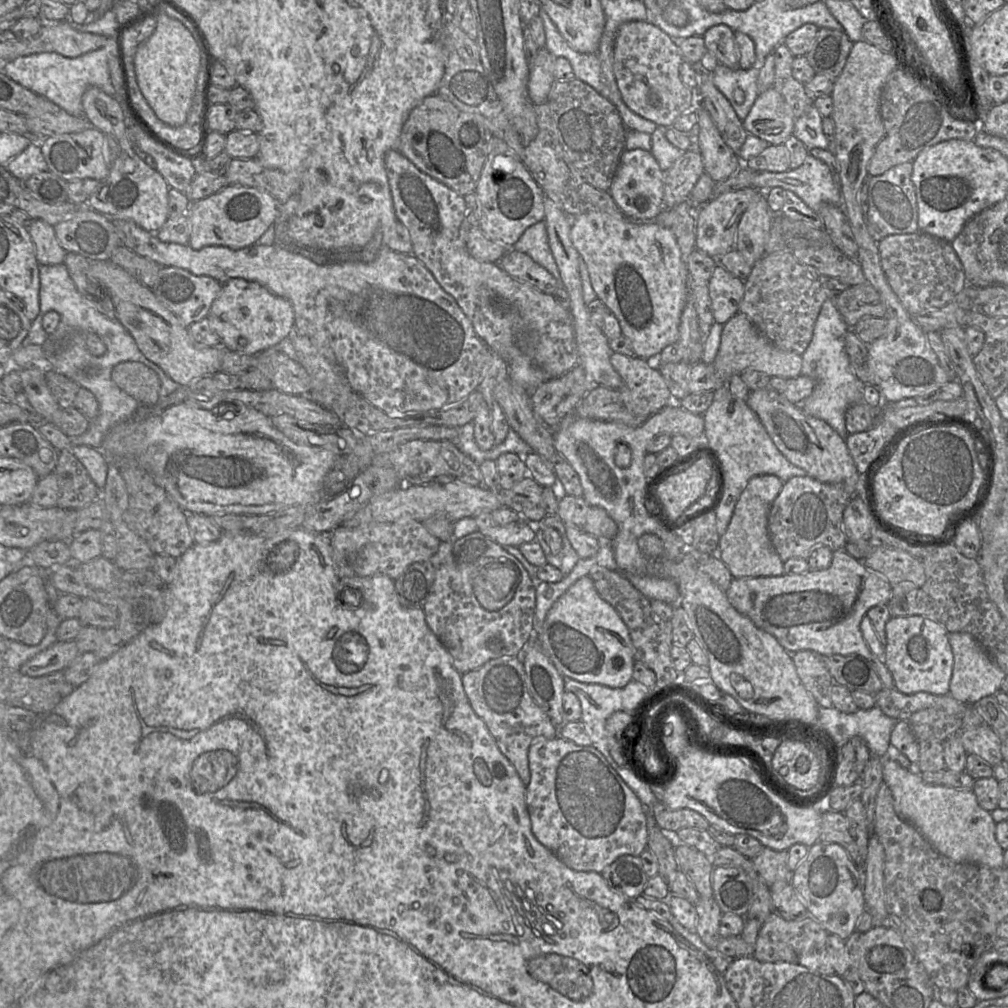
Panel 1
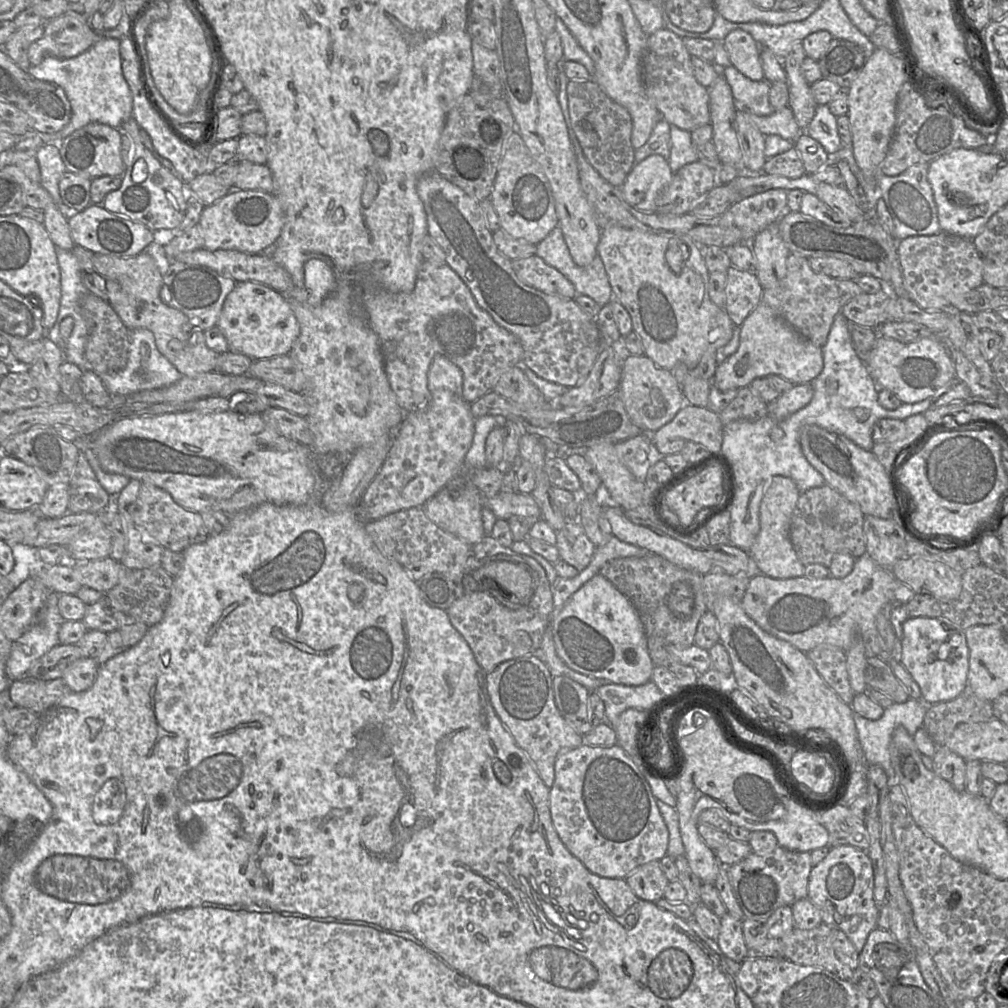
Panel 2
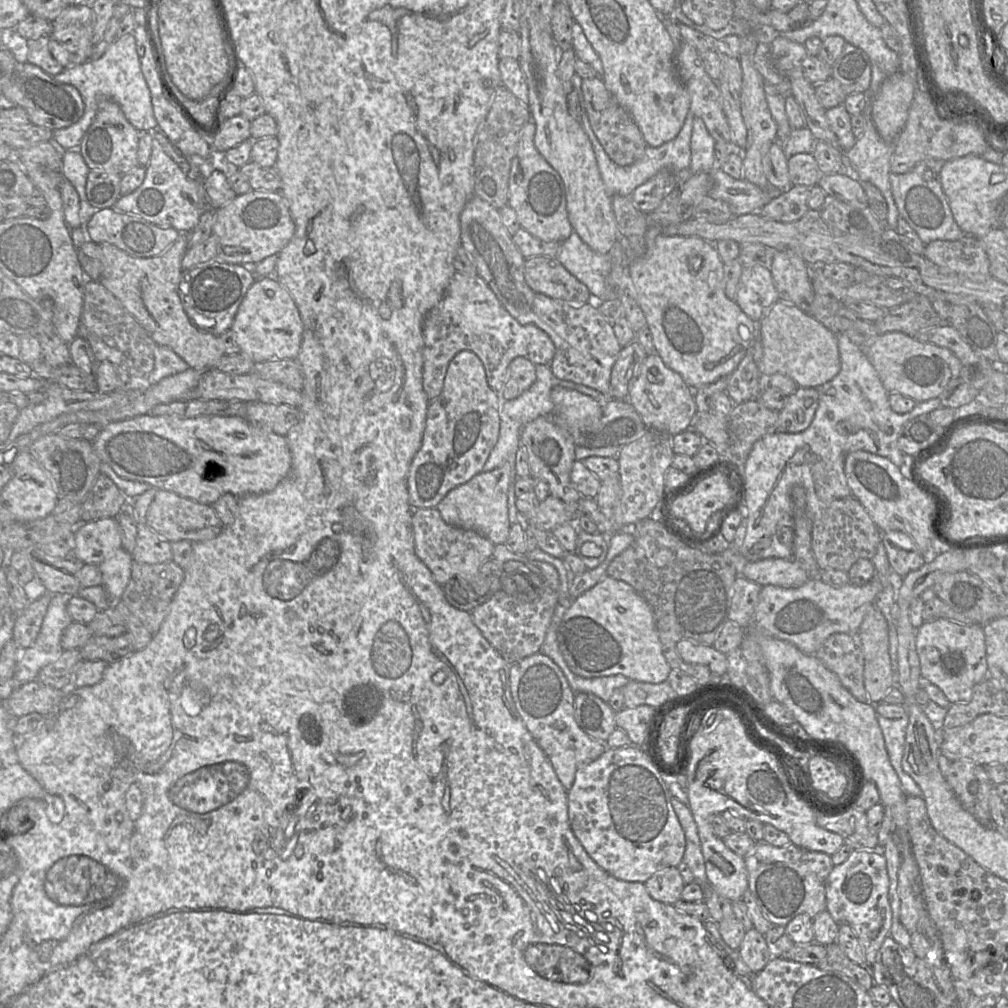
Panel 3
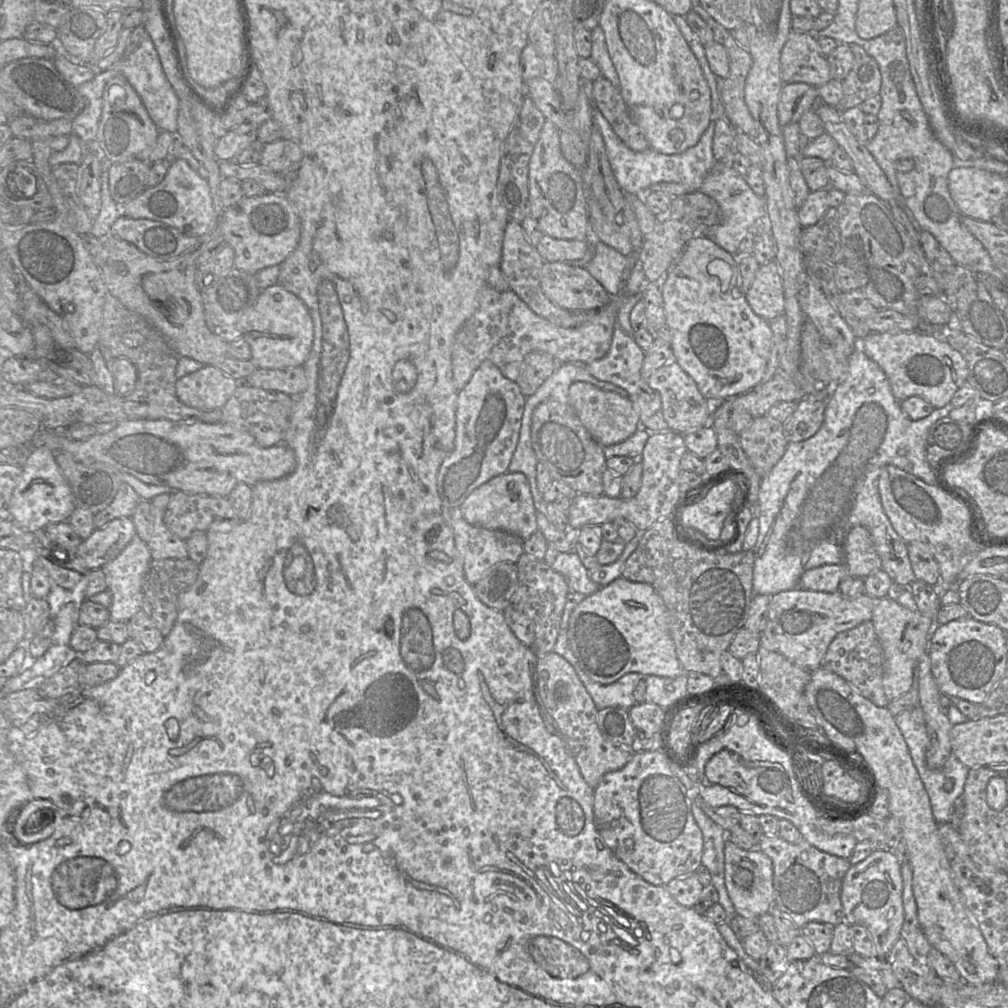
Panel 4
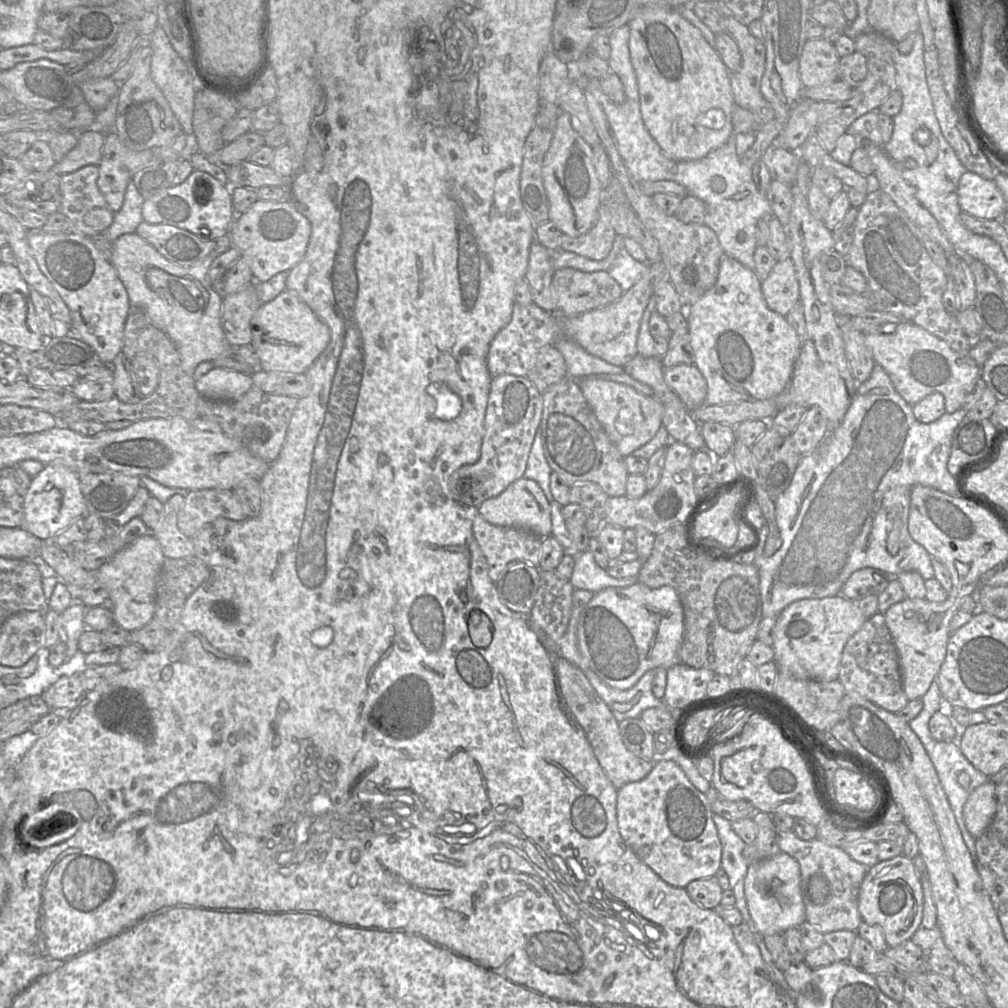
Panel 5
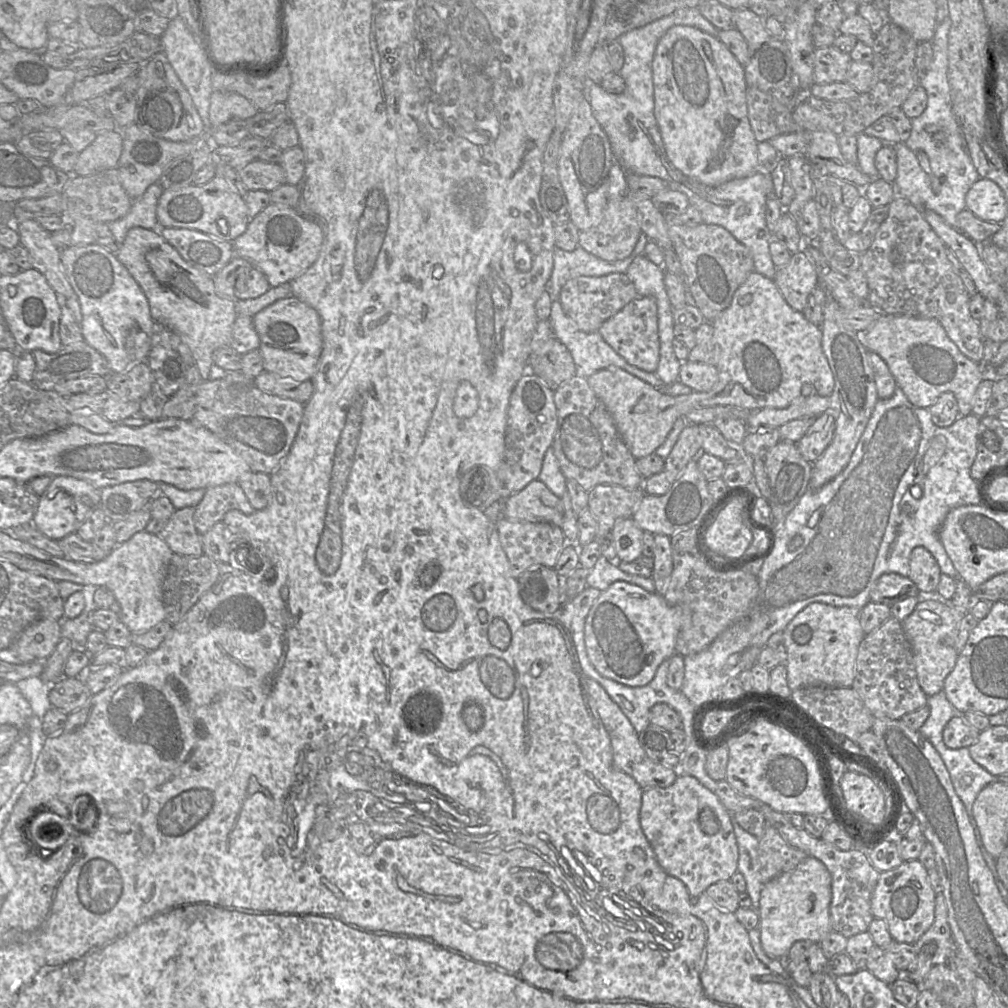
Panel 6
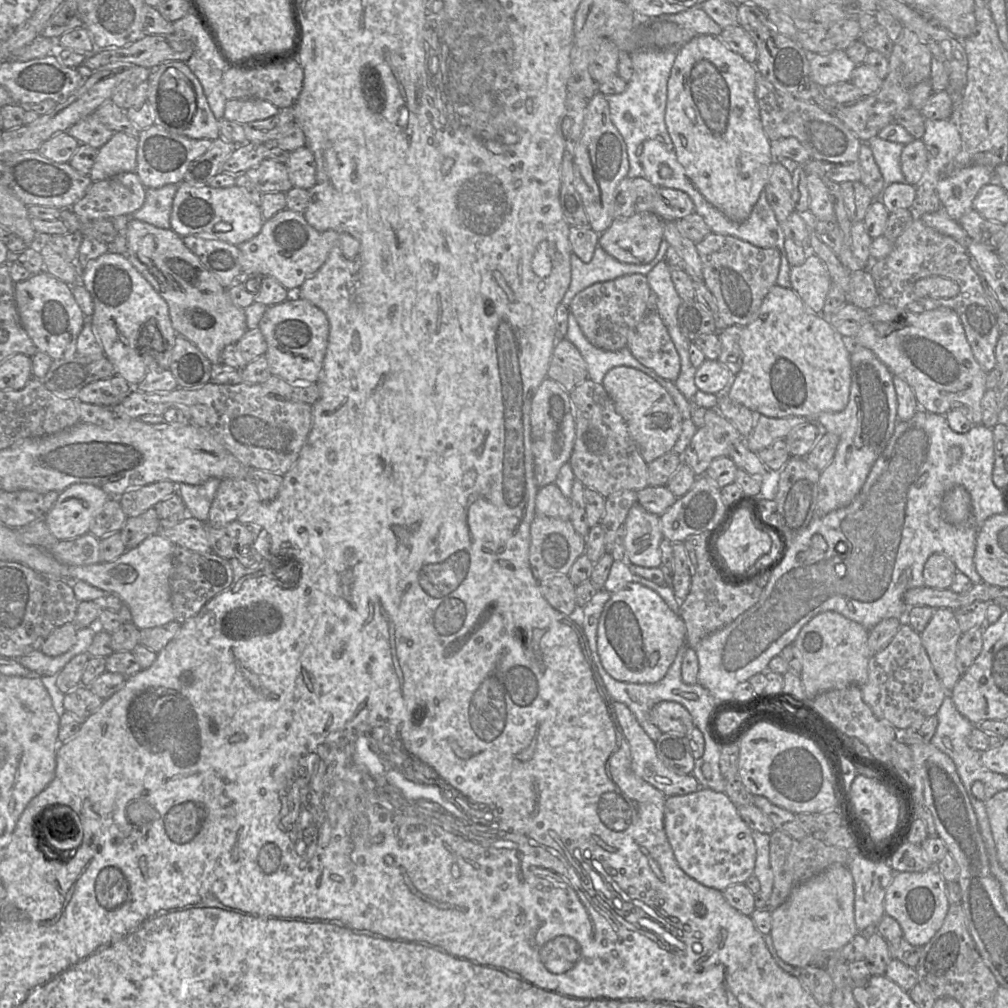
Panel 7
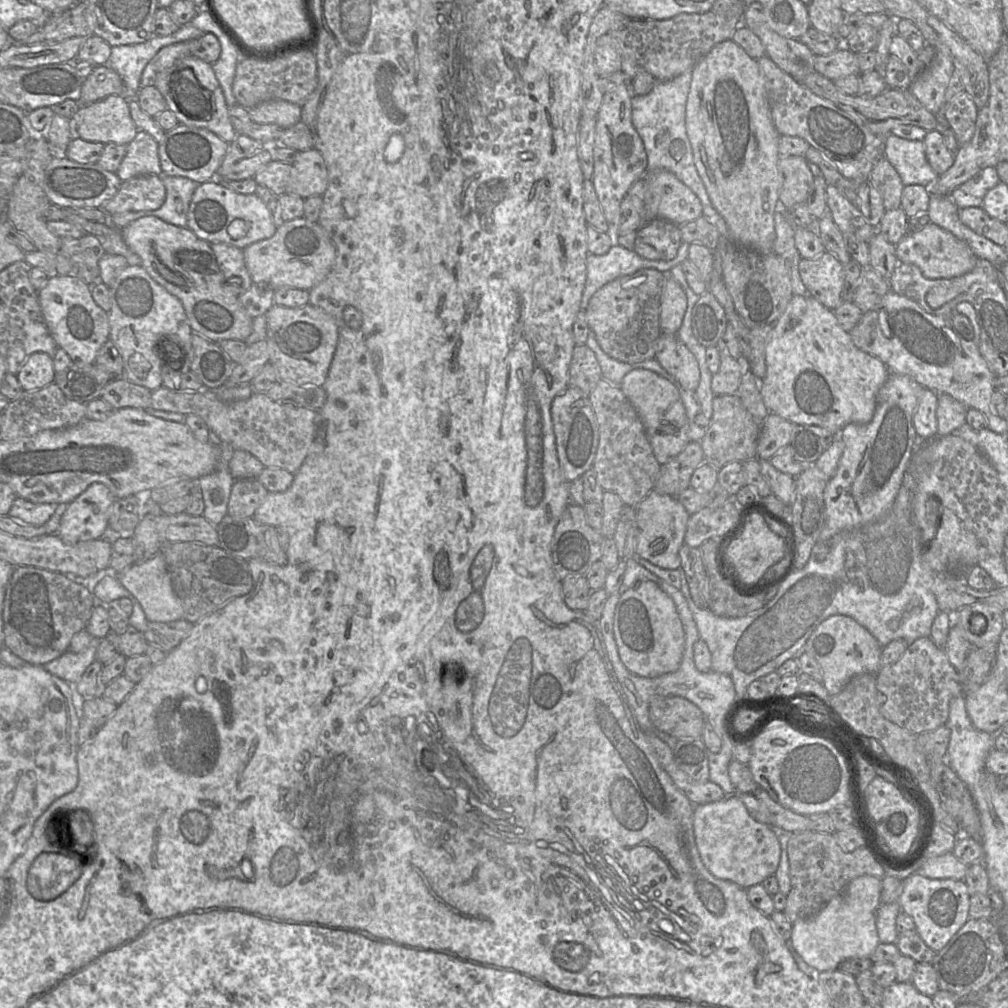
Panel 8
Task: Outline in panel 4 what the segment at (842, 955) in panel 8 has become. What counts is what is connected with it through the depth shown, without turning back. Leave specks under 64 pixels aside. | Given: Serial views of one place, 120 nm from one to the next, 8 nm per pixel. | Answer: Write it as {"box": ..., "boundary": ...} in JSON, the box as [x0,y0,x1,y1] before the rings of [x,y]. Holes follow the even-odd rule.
{"box":[724,841,773,918],"boundary":[[[731,841],[724,847],[724,883],[736,912],[751,918],[772,913],[773,908],[773,865],[771,859],[758,848],[744,850]]]}

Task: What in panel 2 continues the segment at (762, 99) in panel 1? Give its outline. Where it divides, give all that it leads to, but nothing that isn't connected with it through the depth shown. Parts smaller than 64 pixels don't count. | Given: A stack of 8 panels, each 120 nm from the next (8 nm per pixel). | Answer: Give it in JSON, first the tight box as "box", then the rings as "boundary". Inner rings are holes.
{"box":[751,106,804,141],"boundary":[[[786,106],[775,110],[767,116],[751,116],[751,122],[763,135],[775,134],[787,140],[795,141],[800,132],[804,130],[799,127],[792,110]]]}

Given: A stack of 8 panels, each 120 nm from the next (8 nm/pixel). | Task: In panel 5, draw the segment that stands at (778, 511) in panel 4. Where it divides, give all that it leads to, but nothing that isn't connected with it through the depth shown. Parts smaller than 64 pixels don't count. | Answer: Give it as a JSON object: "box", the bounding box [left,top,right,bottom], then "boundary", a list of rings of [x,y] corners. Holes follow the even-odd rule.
{"box":[754,364,968,618],"boundary":[[[875,364],[870,377],[863,383],[859,384],[841,423],[827,434],[824,441],[816,451],[807,455],[802,455],[789,487],[774,499],[776,509],[775,519],[779,530],[778,534],[781,539],[781,547],[774,554],[766,556],[764,553],[765,542],[760,556],[757,556],[754,562],[758,569],[762,618],[777,618],[788,605],[797,600],[821,599],[841,595],[841,590],[849,577],[855,571],[862,568],[877,569],[888,577],[898,577],[902,572],[914,571],[919,573],[924,580],[932,579],[934,574],[932,557],[924,547],[913,540],[908,531],[911,489],[915,485],[923,485],[935,488],[950,495],[958,495],[963,499],[968,500],[963,484],[963,478],[958,474],[958,472],[952,475],[947,468],[953,432],[966,415],[967,411],[960,408],[953,413],[946,412],[940,418],[931,423],[919,422],[913,414],[912,405],[908,404],[895,390],[888,373],[880,365]]]}

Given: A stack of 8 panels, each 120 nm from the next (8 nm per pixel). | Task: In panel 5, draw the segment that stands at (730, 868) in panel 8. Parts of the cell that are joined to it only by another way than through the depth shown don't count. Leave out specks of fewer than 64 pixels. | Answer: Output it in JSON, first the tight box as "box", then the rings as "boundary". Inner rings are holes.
{"box":[616,759,722,889],"boundary":[[[673,759],[655,761],[645,778],[619,788],[616,812],[619,833],[624,843],[669,885],[685,889],[690,882],[712,878],[721,870],[722,846],[709,800],[705,793],[690,782]]]}

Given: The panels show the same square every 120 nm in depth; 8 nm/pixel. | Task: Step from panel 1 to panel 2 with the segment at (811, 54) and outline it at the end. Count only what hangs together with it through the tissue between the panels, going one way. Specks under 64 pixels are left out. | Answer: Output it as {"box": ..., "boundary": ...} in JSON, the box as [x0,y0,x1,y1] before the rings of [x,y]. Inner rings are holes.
{"box":[817,38,866,90],"boundary":[[[833,38],[817,62],[823,78],[847,90],[861,72],[866,57],[856,43]]]}

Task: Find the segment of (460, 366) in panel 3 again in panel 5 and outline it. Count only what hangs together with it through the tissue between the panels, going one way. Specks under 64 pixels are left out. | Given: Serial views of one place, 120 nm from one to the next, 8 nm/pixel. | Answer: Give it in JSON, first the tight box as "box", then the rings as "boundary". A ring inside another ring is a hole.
{"box":[449,374,542,507],"boundary":[[[501,374],[492,378],[480,457],[477,462],[457,469],[449,479],[449,489],[462,505],[478,507],[485,499],[498,496],[510,484],[524,477],[542,413],[542,393],[527,376]]]}

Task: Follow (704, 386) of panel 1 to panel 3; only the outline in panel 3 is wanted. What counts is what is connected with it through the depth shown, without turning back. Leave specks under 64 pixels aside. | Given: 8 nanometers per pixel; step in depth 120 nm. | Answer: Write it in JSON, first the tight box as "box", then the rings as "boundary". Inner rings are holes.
{"box":[753,300,839,388],"boundary":[[[778,300],[757,324],[758,338],[753,358],[762,374],[781,373],[792,378],[799,387],[818,388],[839,373],[837,334],[800,307]]]}

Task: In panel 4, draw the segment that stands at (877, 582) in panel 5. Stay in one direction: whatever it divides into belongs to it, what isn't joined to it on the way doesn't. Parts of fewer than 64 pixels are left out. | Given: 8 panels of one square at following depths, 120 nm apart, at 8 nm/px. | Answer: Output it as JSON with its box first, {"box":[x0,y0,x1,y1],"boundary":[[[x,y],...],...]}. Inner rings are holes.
{"box":[799,564,849,592],"boundary":[[[826,564],[805,570],[799,588],[809,591],[837,592],[842,579],[849,572],[845,564]]]}

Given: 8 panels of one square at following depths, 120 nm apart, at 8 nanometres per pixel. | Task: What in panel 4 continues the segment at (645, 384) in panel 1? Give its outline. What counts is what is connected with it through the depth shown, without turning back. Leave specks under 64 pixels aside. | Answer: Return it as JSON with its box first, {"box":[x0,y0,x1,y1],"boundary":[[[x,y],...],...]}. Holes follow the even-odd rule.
{"box":[646,362,712,434],"boundary":[[[677,362],[658,368],[646,378],[646,381],[660,394],[662,413],[670,430],[686,434],[709,424],[712,402],[701,394],[695,380]]]}

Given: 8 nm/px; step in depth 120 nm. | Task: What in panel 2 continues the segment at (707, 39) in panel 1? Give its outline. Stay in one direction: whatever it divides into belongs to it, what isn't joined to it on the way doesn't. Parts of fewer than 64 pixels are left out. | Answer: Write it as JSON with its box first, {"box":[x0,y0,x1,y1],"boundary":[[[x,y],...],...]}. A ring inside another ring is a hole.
{"box":[722,29,764,80],"boundary":[[[740,29],[733,30],[722,43],[733,67],[751,80],[764,79],[760,46],[749,33]]]}

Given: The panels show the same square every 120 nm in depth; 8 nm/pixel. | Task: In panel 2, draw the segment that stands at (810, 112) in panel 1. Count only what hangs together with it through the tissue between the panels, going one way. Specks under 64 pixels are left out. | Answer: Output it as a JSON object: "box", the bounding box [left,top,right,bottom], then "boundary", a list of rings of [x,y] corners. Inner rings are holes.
{"box":[804,104,842,155],"boundary":[[[828,104],[817,105],[815,115],[809,125],[804,129],[804,131],[809,136],[817,140],[829,155],[839,151],[842,146],[837,129],[837,116],[831,113]]]}

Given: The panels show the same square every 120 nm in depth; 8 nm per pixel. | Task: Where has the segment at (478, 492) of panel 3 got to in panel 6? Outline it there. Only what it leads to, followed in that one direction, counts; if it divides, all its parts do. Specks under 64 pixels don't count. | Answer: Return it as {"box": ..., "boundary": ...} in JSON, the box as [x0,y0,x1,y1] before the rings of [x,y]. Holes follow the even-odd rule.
{"box":[503,480,564,527],"boundary":[[[533,480],[506,499],[503,514],[509,521],[546,522],[561,527],[564,506],[543,482]]]}

